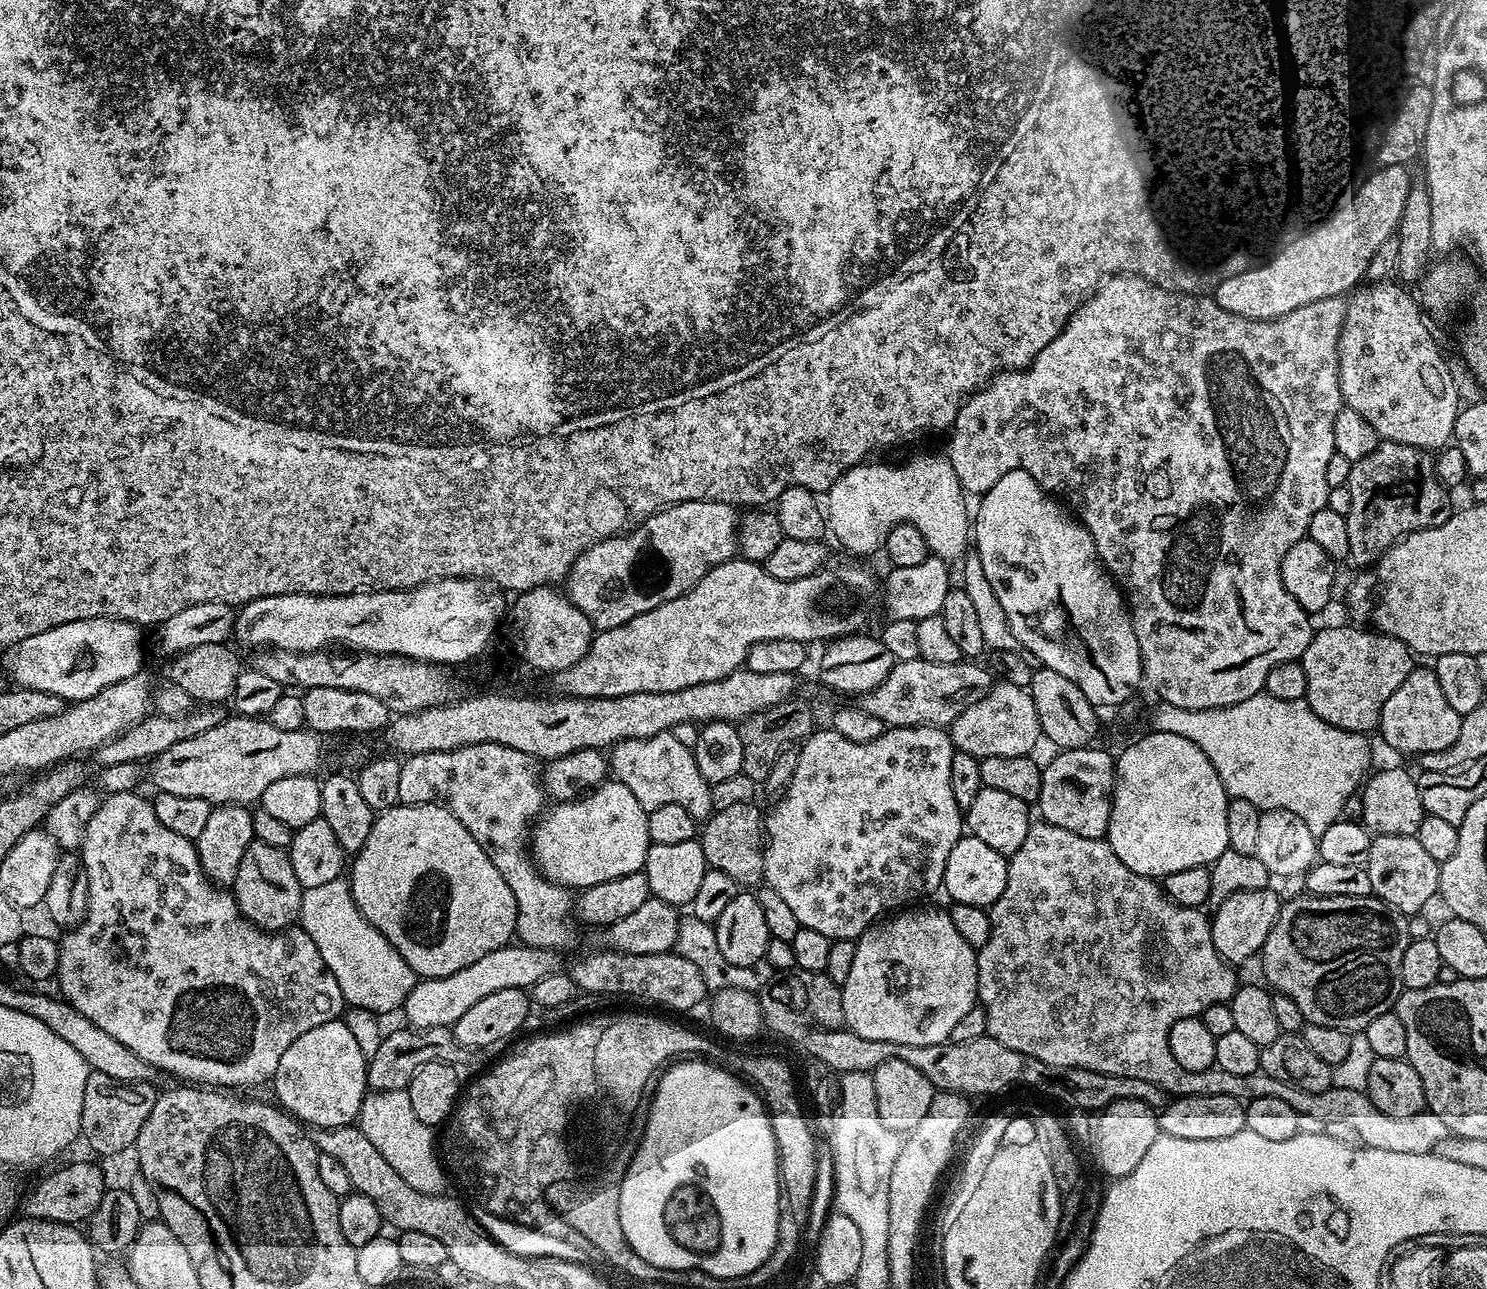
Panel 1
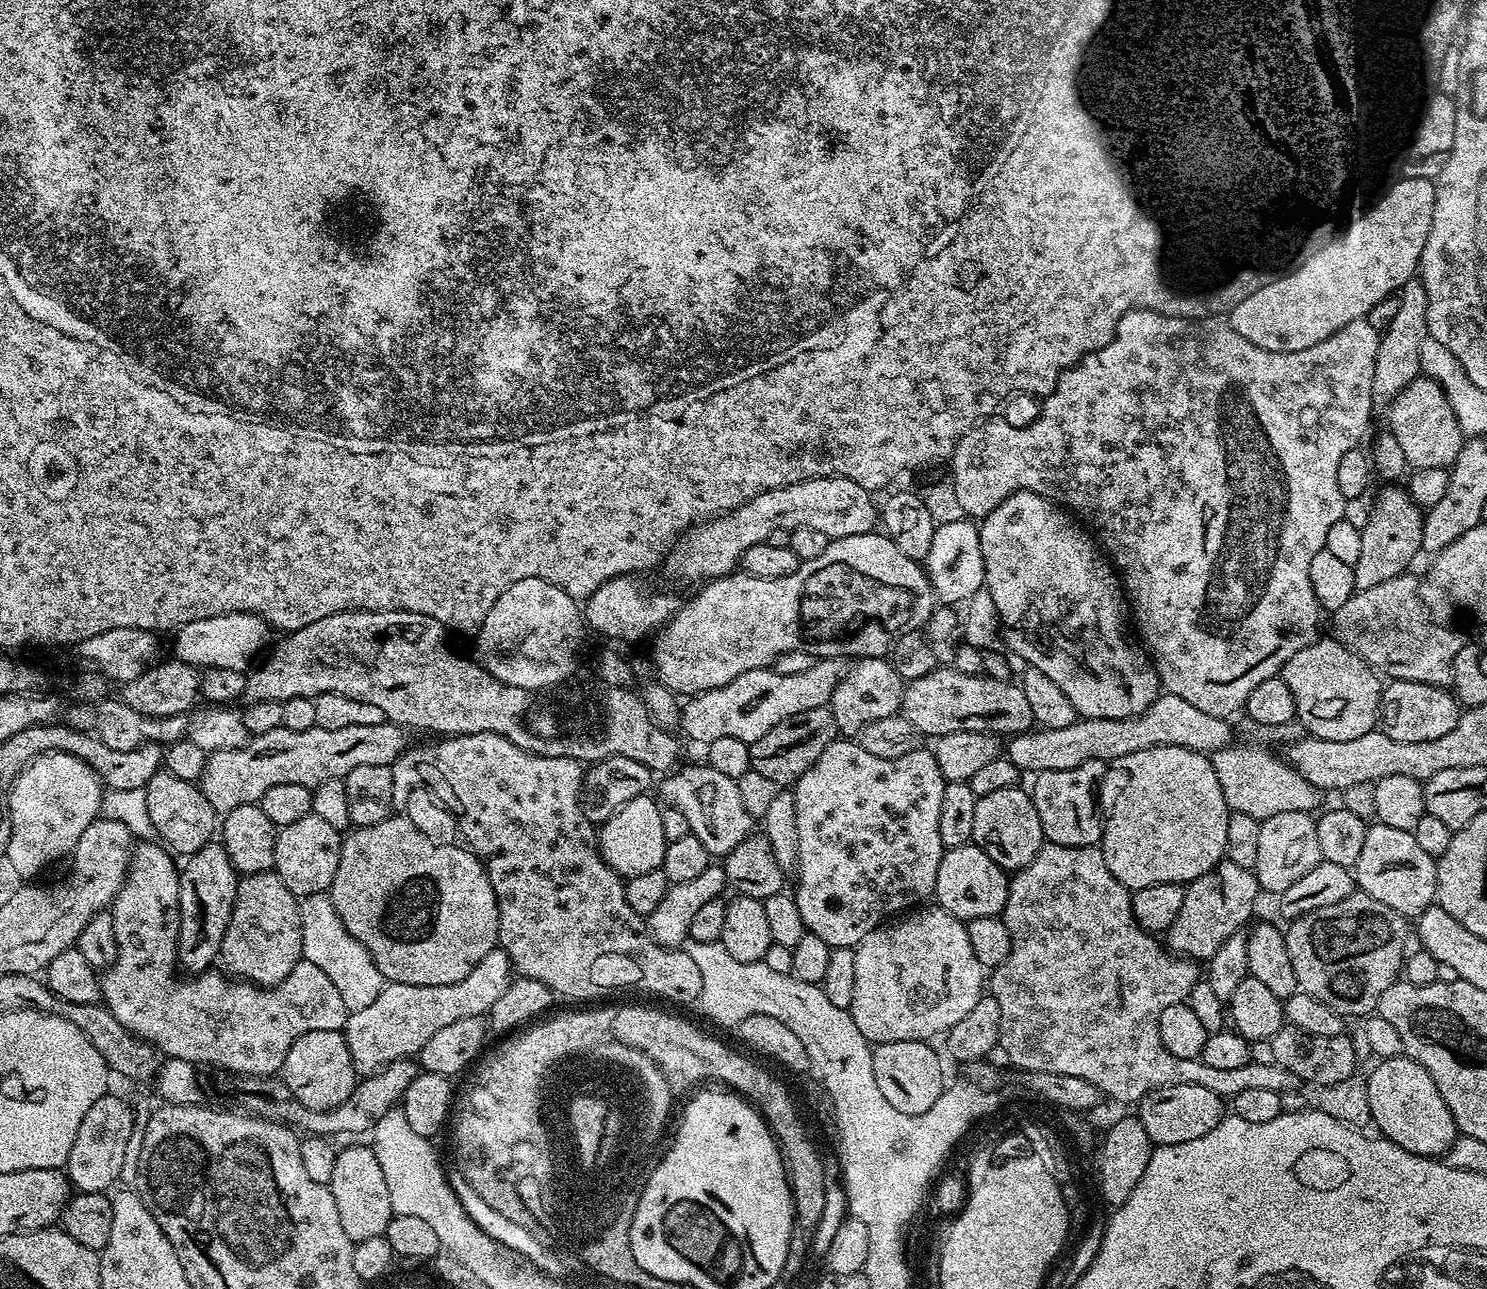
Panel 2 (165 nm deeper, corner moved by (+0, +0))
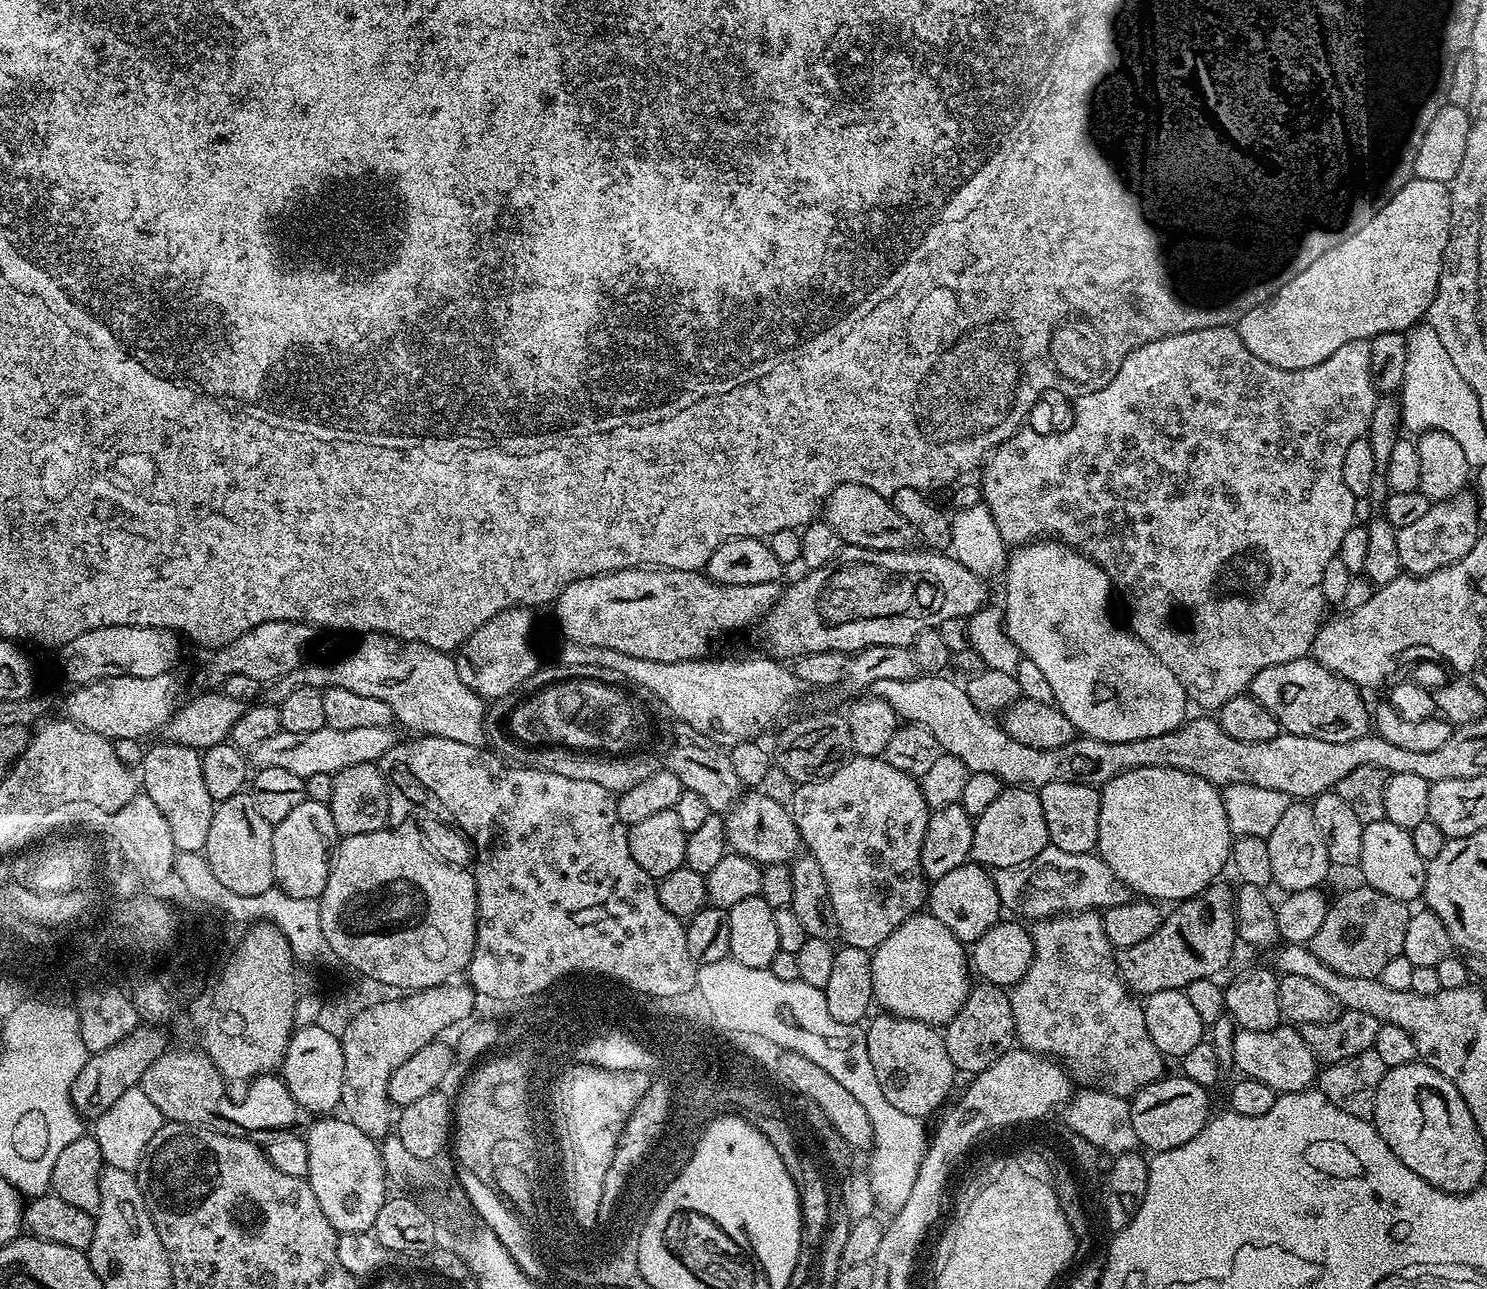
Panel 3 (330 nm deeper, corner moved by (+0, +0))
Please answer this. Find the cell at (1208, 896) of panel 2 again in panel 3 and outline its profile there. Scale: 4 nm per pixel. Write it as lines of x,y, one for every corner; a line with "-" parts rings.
1213,882
1204,891
1196,896
1191,896
1188,900
1181,900
1175,905
1172,913
1163,917
1162,923
1150,938
1145,938
1138,942
1138,946
1122,948
1116,952
1116,968
1120,976
1124,979
1124,985
1129,992
1139,994
1147,998
1158,990
1183,990
1187,984
1194,982
1198,978
1212,978
1220,972
1232,960
1232,951
1238,945
1236,934
1236,910
1234,907
1234,892
1230,887

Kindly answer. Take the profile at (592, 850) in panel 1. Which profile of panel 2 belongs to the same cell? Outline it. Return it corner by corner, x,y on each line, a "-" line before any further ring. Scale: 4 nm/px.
645,794
626,802
605,824
598,828
600,857
622,878
646,874
646,870
661,867
668,839
662,831
661,805

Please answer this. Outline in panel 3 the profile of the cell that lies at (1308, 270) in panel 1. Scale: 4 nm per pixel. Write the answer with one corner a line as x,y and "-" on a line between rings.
1415,178
1409,180
1402,186
1402,190
1398,190
1398,194
1394,194
1394,198
1390,198
1390,202
1386,202
1386,206
1382,206
1382,210
1378,210
1370,219
1364,221
1358,234
1354,234
1350,238
1346,238
1346,242
1326,250
1326,254
1322,254
1322,258
1310,262
1310,266
1306,266
1306,270
1302,270
1302,274
1290,278
1290,282
1286,282
1286,286
1279,288
1265,304
1254,306
1254,310
1250,310
1250,314
1246,314
1240,320
1238,331
1242,342
1246,342
1246,350
1250,350
1250,354
1258,354
1258,358
1262,358
1262,362
1270,362
1270,366
1278,366
1282,370
1302,370
1306,366
1318,366
1318,362
1326,362
1326,358
1330,358
1330,354
1334,354
1334,350
1346,346
1346,342
1370,341
1372,337
1387,332
1407,333
1427,317
1430,306
1434,302
1434,294
1438,290
1438,278
1442,274
1444,251
1448,245
1451,229
1452,194
1449,185

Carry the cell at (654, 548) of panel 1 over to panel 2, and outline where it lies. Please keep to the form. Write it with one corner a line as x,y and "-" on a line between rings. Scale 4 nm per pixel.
819,476
818,478
810,478
802,482
794,482
785,488
775,488
774,490
766,490
762,494
758,494
753,500
748,500
742,506
738,506
733,512
726,512
723,516
713,516
710,520
705,520
699,524
692,525
675,544
672,545
667,556
662,561
662,569
672,580
700,580
696,582
707,582
709,580
716,580
720,576
727,576
729,572
737,571
742,554
746,554
746,550
750,550
750,546
758,546
759,544
767,544
770,534
774,534
774,530
786,530
793,532
796,528
802,526
810,526
810,530
822,530
822,534
826,534
831,539
846,538
850,534
866,534
873,531
878,524
878,504
872,501
873,493
867,488
858,486
858,482
850,482
850,478
845,476

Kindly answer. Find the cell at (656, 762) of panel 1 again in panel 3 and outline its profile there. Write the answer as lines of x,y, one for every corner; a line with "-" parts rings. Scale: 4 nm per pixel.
760,790
741,795
732,805
724,821
724,833
728,847
739,856
746,856
761,866
770,864
791,865
802,848
798,826
794,826
791,811
785,805
774,802

